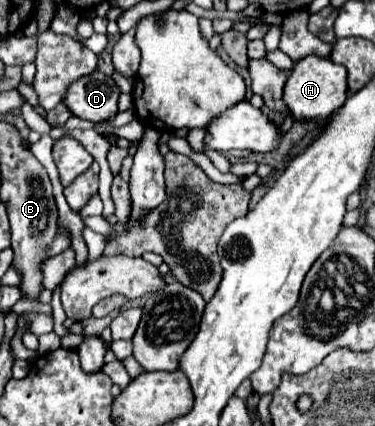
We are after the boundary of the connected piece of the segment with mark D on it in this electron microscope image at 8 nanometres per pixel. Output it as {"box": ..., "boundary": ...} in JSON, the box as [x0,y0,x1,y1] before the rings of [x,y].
{"box":[63,70,121,122],"boundary":[[[97,70],[95,74],[73,82],[63,104],[67,104],[67,108],[83,120],[107,122],[117,116],[119,94],[121,90],[115,80]]]}

